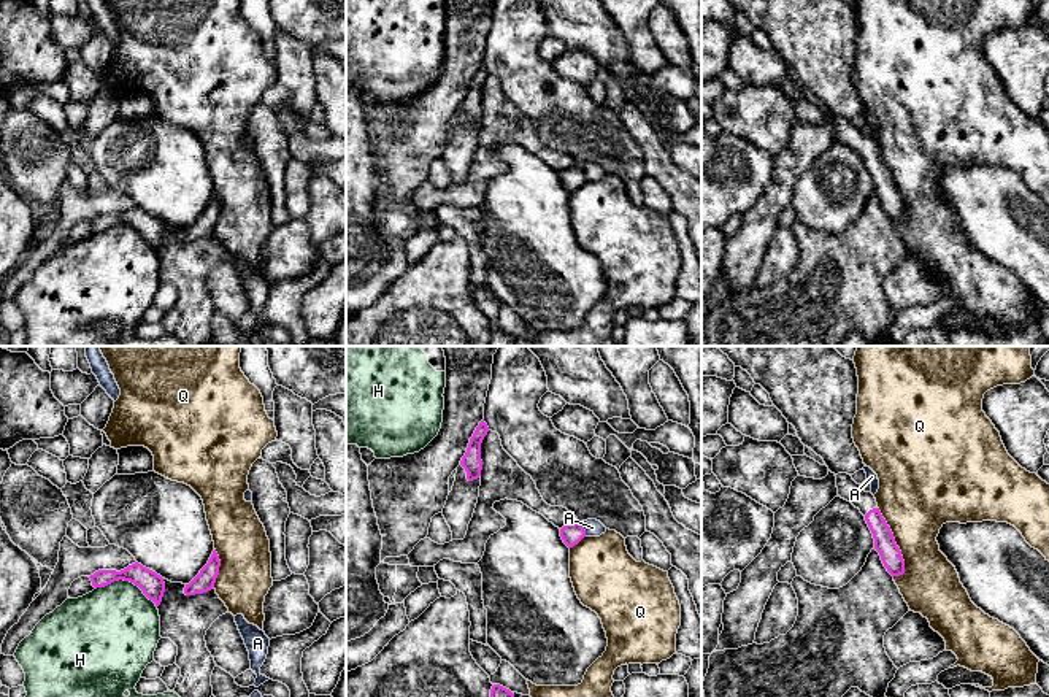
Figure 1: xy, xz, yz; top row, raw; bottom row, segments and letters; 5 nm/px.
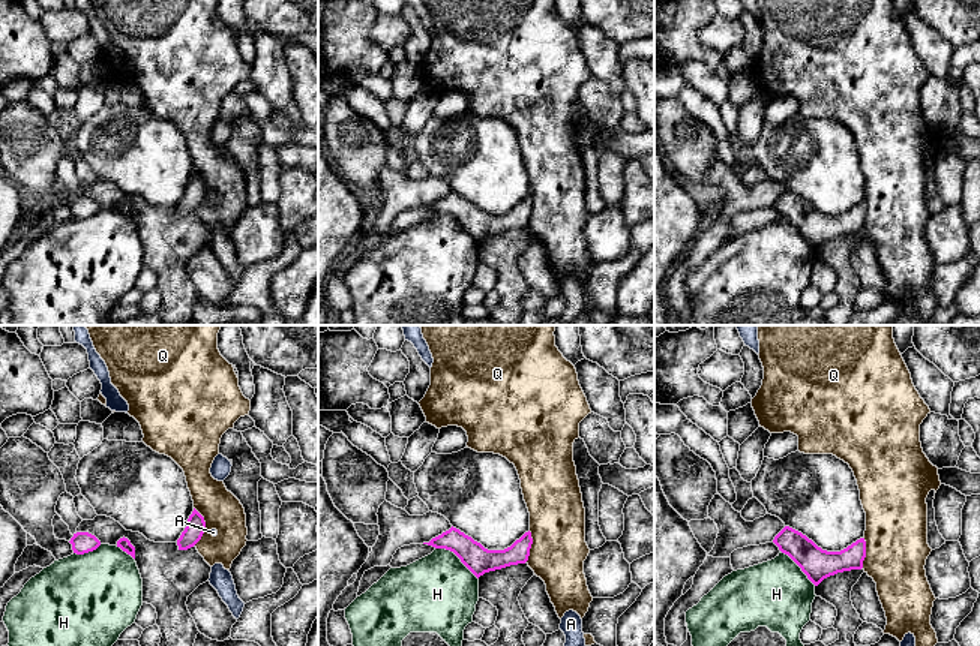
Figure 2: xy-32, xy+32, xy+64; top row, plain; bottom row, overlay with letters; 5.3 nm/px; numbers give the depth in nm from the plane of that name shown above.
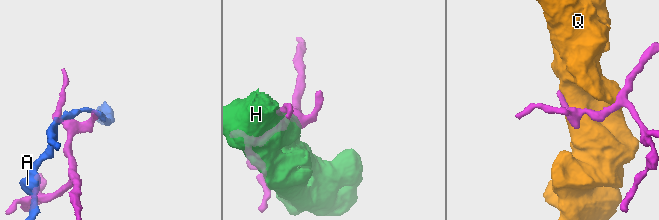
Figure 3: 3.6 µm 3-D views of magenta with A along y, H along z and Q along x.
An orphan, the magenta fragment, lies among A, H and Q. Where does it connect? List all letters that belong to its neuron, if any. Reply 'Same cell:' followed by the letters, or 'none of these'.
Same cell: none of these

